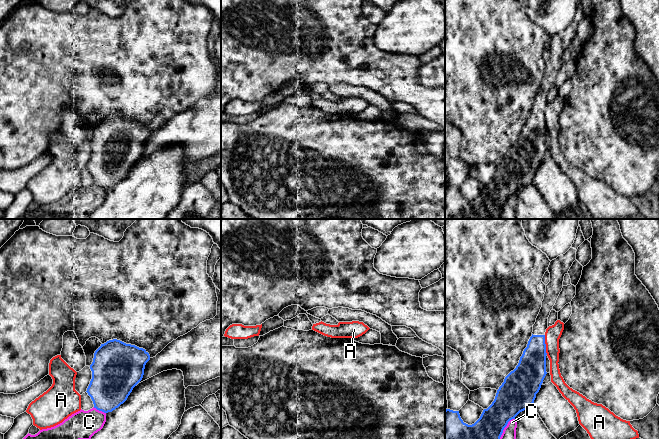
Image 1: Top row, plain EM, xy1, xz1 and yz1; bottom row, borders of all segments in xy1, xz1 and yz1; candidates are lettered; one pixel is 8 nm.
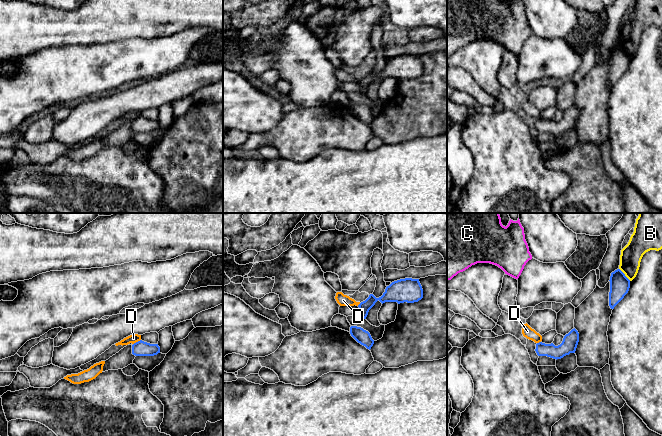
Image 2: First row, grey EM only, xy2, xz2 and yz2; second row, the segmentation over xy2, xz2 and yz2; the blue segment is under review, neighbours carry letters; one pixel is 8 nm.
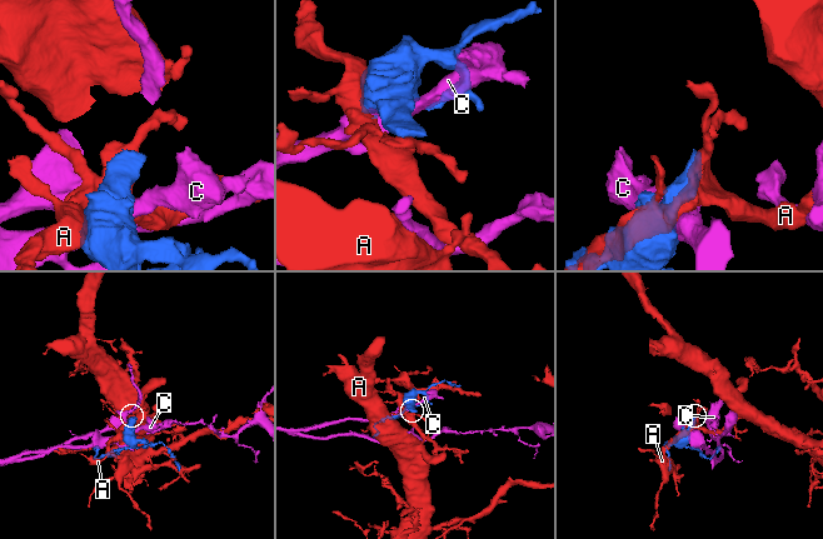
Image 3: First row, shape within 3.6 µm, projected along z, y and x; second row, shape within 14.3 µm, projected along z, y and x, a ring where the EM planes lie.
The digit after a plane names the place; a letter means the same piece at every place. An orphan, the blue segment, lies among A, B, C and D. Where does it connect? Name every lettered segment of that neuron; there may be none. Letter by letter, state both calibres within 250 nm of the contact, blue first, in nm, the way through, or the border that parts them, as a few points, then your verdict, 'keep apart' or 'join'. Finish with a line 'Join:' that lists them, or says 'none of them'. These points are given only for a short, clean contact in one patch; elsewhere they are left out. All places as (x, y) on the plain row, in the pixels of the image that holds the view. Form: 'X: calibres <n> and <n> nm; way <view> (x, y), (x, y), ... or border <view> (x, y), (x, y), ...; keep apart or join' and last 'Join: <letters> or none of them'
A: calibres 240 and 130 nm; keep apart
B: calibres 160 and 170 nm; border yz2 (619, 44), (630, 56); keep apart
C: calibres 340 and 240 nm; keep apart
D: calibres 120 and 70 nm; border xy2 (140, 115), (133, 120); keep apart
Join: none of them

